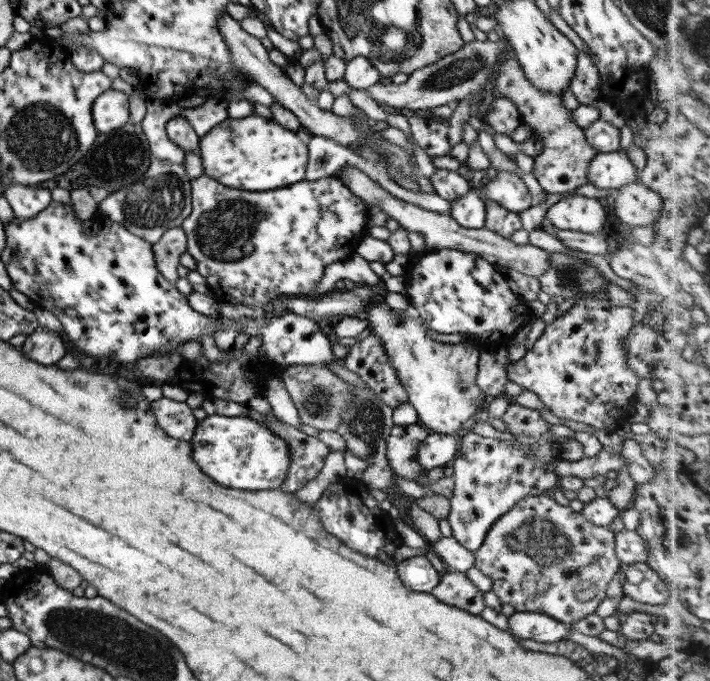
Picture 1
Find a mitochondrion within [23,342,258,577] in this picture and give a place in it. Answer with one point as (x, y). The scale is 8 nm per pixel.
(124, 399)

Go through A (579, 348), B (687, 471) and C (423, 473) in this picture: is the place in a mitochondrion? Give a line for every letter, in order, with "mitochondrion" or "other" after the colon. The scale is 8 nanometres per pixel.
A: other
B: other
C: other

